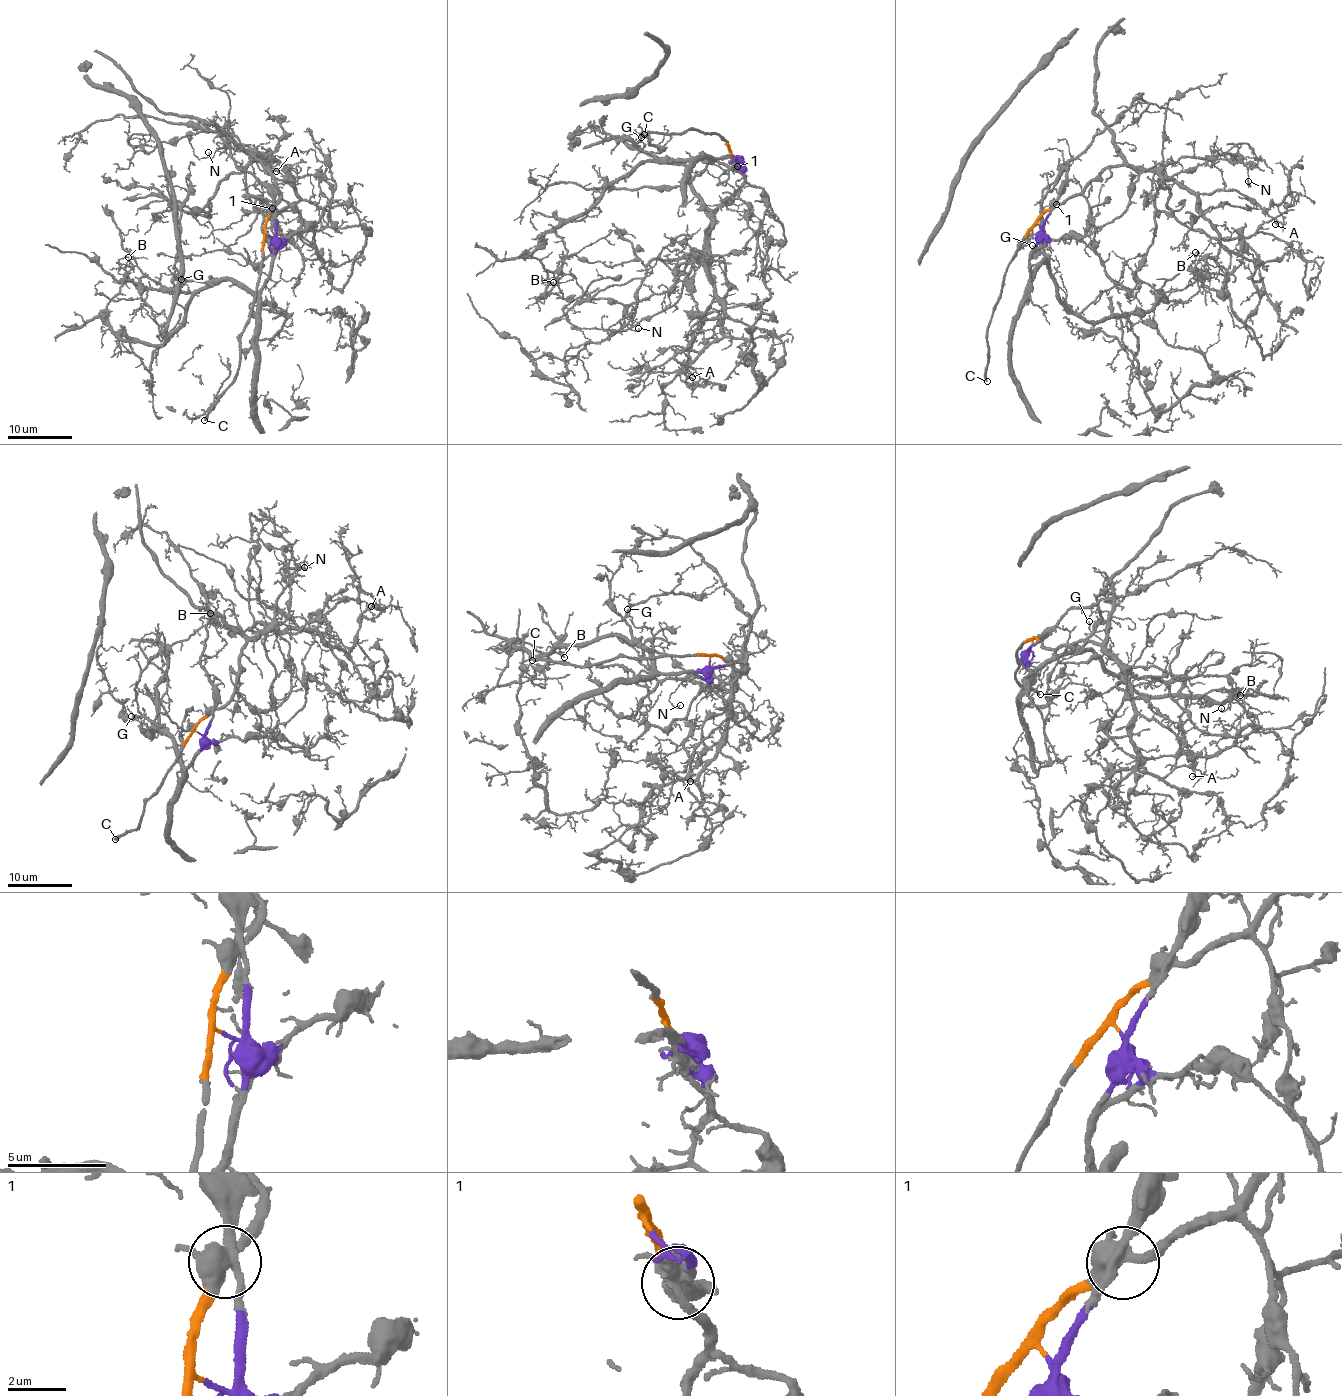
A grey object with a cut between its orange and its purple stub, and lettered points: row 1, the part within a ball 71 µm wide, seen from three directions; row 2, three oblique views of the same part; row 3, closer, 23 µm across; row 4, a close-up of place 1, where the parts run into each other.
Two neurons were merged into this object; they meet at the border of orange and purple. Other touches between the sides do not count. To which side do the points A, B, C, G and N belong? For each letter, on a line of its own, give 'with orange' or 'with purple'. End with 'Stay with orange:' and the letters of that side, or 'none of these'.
A: with orange
B: with purple
C: with orange
G: with purple
N: with orange
Stay with orange: A, C, N

